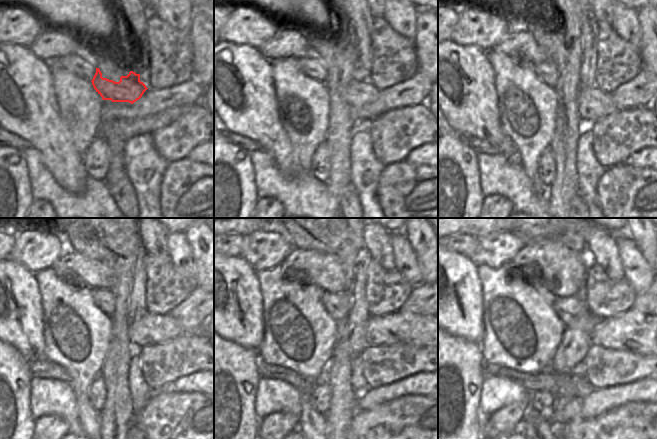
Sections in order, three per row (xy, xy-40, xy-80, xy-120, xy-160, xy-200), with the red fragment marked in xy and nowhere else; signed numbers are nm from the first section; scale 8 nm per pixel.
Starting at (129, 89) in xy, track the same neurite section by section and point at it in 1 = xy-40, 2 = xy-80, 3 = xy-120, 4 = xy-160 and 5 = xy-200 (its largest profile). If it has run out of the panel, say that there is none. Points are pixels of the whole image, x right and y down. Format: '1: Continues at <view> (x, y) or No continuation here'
1: Continues at xy-40 (358, 92)
2: Continues at xy-80 (594, 104)
3: Continues at xy-120 (151, 329)
4: Continues at xy-160 (398, 327)
5: Continues at xy-200 (634, 332)

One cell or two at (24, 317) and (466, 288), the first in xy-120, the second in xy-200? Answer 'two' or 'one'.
one

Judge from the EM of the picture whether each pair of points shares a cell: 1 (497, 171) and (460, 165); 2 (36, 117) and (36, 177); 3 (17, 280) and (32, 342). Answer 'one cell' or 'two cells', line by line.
1: two cells
2: two cells
3: one cell

